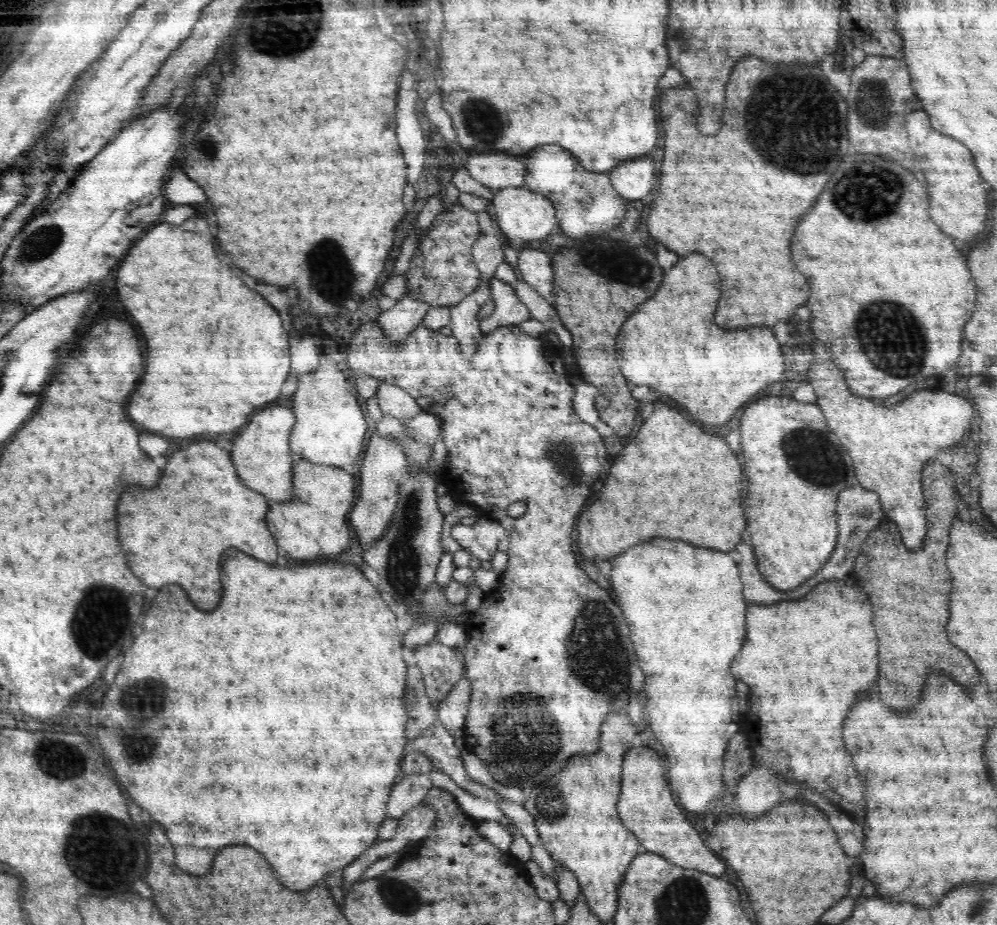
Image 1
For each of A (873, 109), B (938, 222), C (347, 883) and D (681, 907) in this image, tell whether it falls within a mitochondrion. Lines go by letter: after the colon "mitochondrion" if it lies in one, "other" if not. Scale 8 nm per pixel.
A: mitochondrion
B: other
C: other
D: mitochondrion

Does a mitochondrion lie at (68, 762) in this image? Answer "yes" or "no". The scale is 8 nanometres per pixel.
yes

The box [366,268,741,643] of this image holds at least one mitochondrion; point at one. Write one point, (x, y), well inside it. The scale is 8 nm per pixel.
(402, 562)

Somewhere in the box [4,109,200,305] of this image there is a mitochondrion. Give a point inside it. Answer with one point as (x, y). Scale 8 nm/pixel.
(39, 244)

